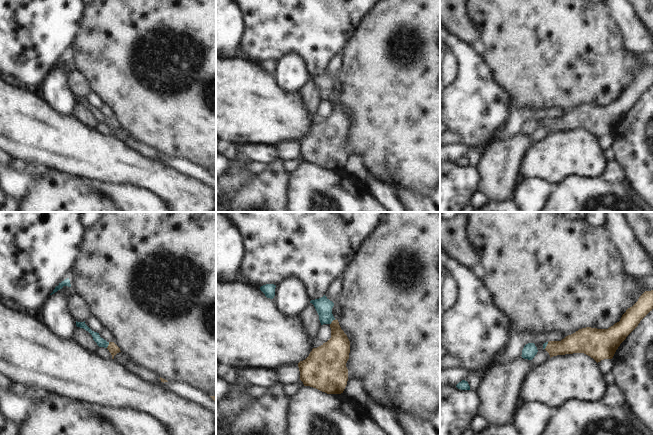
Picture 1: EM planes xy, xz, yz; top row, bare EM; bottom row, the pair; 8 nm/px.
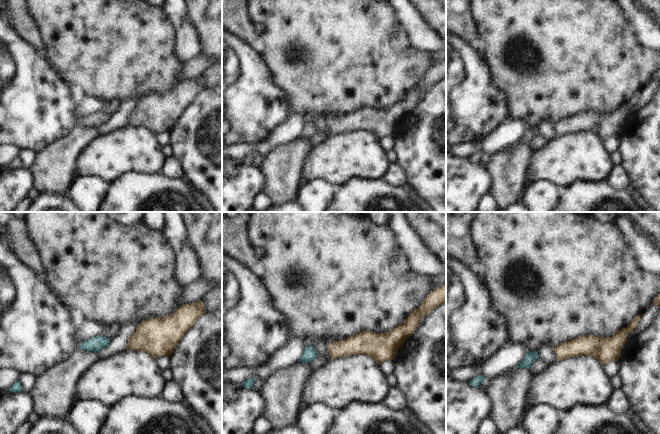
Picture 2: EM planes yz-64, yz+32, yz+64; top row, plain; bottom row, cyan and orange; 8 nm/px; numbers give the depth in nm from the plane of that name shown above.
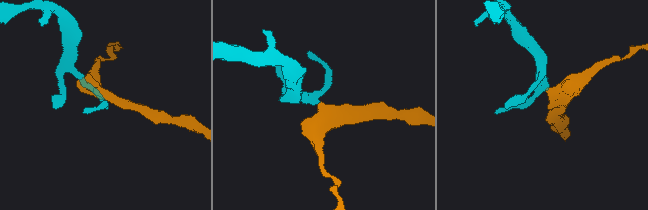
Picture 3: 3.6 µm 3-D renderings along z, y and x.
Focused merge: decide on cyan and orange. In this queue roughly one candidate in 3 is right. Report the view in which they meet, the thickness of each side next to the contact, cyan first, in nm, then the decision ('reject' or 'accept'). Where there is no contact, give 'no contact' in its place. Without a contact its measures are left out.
xy | 70/80 nm | accept

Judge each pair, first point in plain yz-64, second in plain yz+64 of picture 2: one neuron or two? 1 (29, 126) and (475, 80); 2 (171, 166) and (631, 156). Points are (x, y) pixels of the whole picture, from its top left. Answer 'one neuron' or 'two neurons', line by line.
1: one neuron
2: two neurons

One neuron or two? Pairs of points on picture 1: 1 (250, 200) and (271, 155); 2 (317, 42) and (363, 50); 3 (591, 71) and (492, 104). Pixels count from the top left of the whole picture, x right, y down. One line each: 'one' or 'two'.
1: two
2: two
3: two

